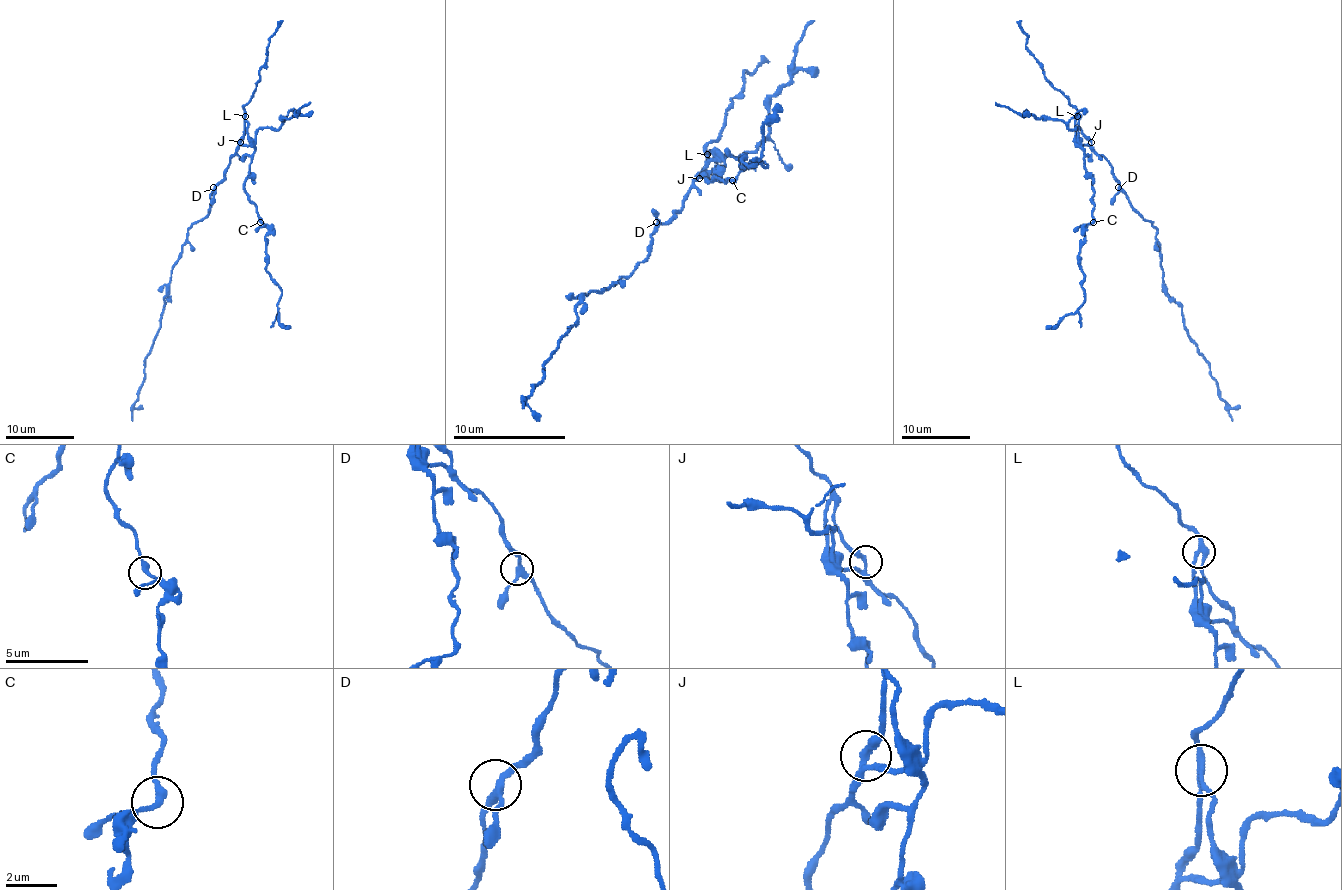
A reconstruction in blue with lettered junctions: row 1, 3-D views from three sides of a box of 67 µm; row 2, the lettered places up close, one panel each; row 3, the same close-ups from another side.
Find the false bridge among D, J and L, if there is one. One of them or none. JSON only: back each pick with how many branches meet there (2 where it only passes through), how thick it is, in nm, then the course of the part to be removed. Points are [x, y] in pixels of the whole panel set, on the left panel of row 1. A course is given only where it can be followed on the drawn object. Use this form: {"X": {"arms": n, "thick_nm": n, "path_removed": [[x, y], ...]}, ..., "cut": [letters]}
{"L": {"arms": 3, "thick_nm": 240, "path_removed": [[244, 115], [255, 151], [246, 194], [268, 230], [267, 268], [282, 292], [279, 321], [289, 328]]}, "cut": ["L"]}

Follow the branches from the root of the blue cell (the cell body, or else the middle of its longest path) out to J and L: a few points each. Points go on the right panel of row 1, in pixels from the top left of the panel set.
J: (1117, 181), (1111, 165), (1093, 148), (1091, 141)
L: (1117, 181), (1111, 165), (1093, 148), (1082, 133), (1077, 115)

